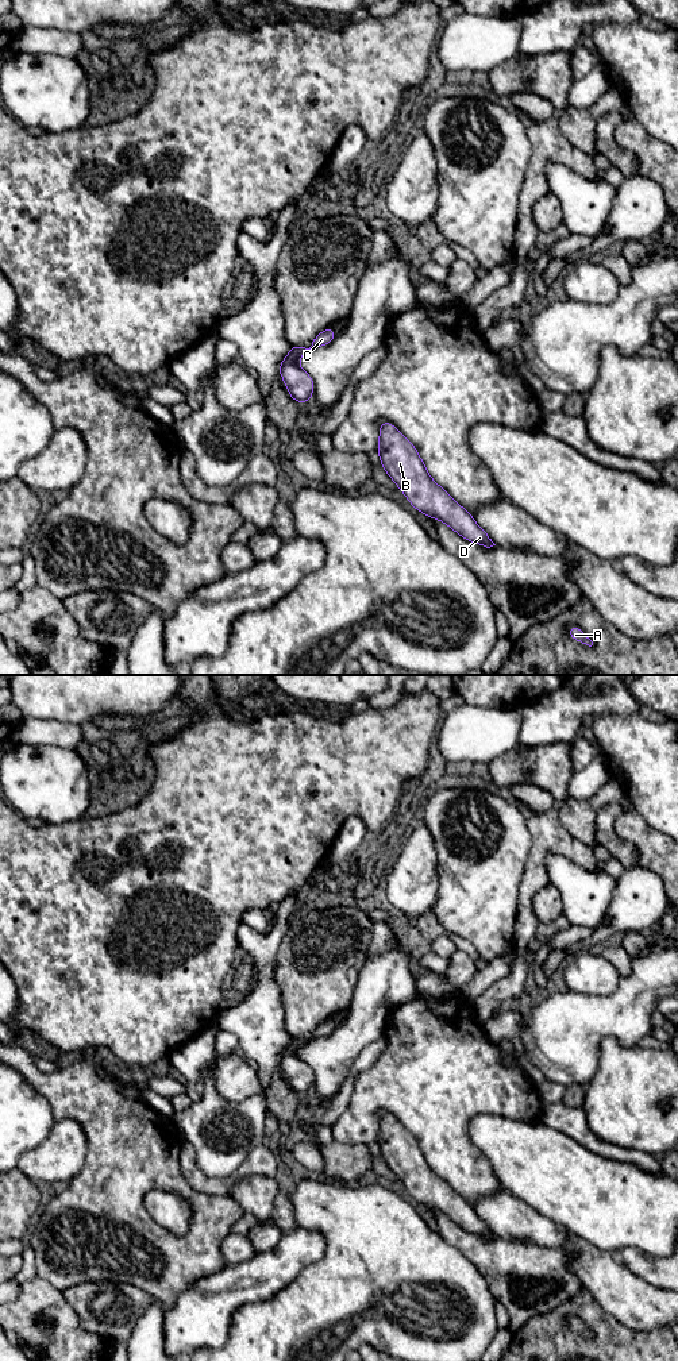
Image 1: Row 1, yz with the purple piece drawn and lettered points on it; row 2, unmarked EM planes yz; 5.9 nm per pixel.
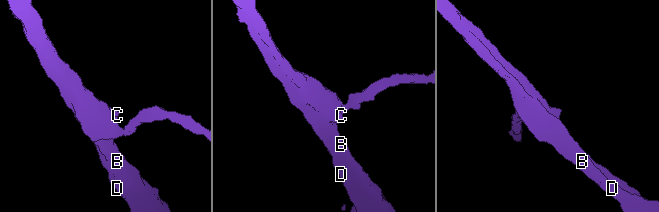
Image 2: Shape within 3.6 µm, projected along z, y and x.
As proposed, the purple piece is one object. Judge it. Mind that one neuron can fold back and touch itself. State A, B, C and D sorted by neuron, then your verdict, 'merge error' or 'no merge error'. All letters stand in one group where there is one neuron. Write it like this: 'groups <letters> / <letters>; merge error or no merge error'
groups A B C D; no merge error

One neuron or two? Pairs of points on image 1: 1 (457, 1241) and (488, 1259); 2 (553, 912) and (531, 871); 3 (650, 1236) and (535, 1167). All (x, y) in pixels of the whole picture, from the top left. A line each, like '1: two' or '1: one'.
1: one
2: two
3: one

